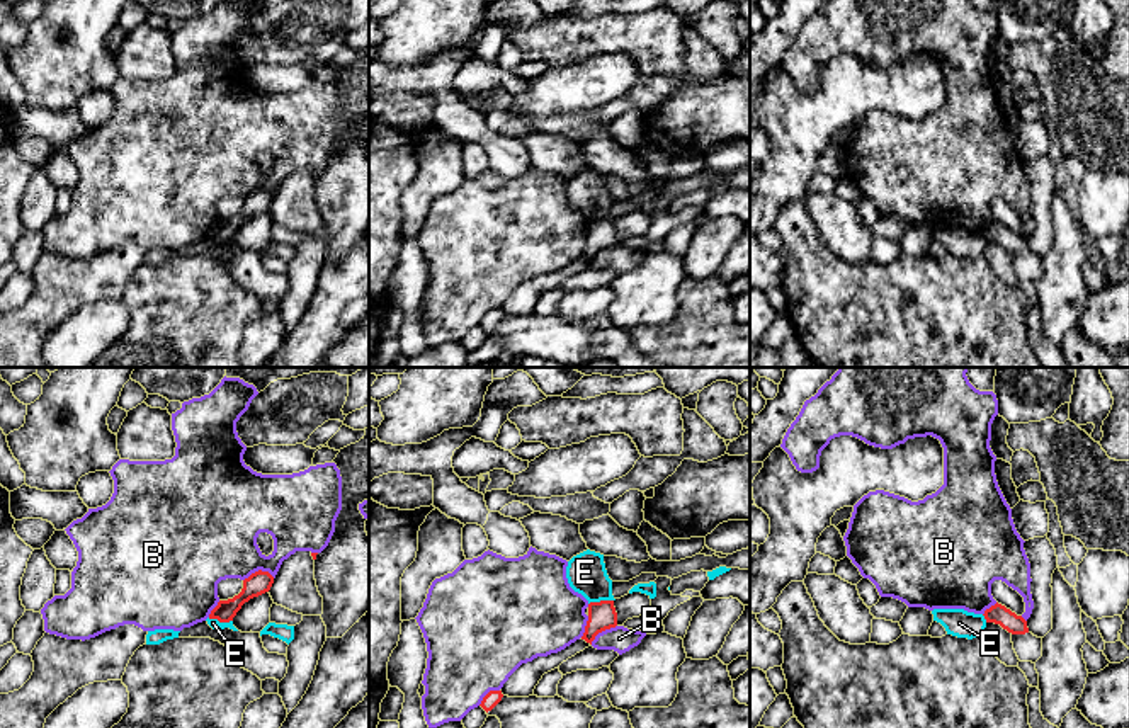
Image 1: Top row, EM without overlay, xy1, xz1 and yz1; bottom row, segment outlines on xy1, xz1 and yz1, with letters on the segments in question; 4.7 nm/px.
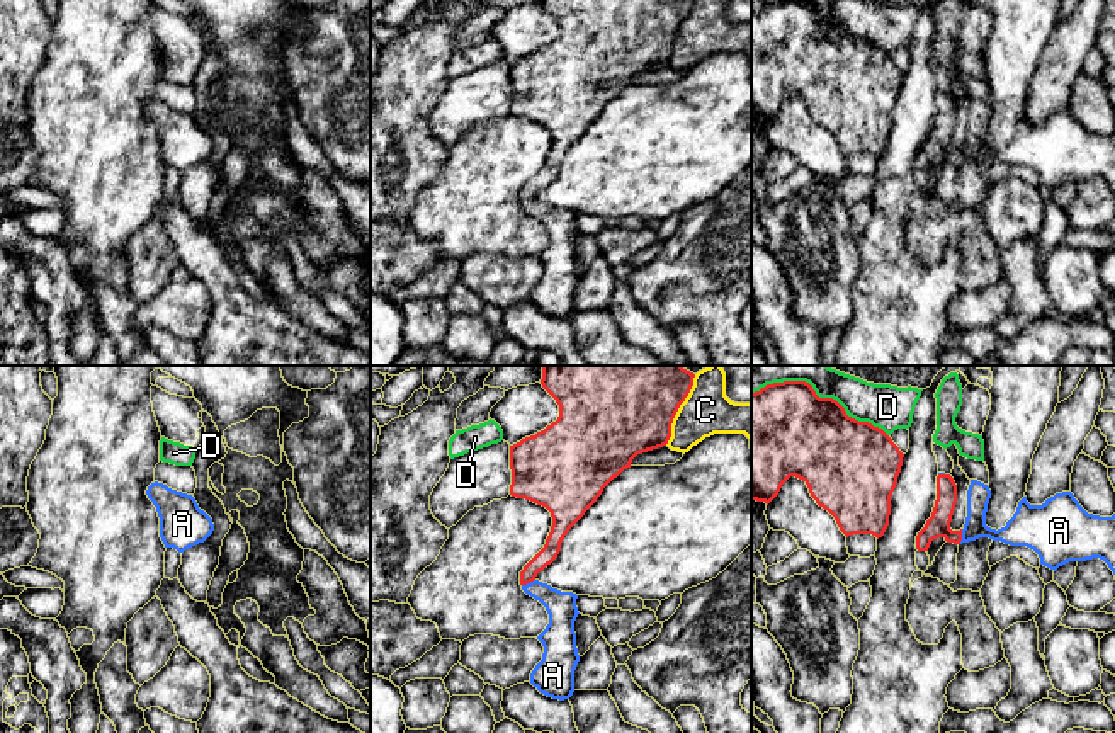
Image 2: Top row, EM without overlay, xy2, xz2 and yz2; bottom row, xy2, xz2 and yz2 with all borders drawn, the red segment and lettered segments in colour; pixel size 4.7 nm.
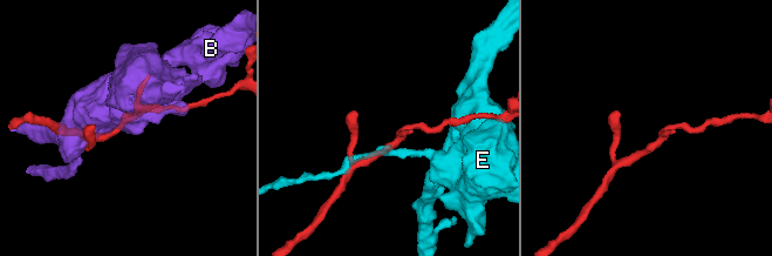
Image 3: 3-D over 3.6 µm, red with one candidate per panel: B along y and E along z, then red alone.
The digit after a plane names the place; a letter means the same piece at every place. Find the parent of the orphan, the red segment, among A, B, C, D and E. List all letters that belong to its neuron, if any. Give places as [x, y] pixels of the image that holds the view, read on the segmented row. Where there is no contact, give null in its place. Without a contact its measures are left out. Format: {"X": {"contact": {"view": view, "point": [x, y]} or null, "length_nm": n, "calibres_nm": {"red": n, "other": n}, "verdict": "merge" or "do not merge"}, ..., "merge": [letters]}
{"A": {"contact": {"view": "yz2", "point": [961, 536]}, "length_nm": 70, "calibres_nm": {"red": 110, "other": 110}, "verdict": "merge"}, "B": {"contact": {"view": "xy1", "point": [259, 570]}, "length_nm": 150, "calibres_nm": {"red": 110, "other": 380}, "verdict": "do not merge"}, "C": {"contact": {"view": "xz2", "point": [677, 410]}, "length_nm": 360, "calibres_nm": {"red": 500, "other": 220}, "verdict": "do not merge"}, "D": {"contact": {"view": "yz2", "point": [818, 397]}, "length_nm": 700, "calibres_nm": {"red": 440, "other": 190}, "verdict": "do not merge"}, "E": {"contact": {"view": "xz1", "point": [601, 601]}, "length_nm": 120, "calibres_nm": {"red": 130, "other": 190}, "verdict": "do not merge"}, "merge": ["A"]}

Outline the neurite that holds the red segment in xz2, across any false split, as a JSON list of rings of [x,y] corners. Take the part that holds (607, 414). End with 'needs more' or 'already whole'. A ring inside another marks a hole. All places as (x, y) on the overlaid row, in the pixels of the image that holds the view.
[[[542,366],[542,388],[559,405],[559,417],[535,435],[510,446],[510,495],[530,500],[551,512],[552,526],[544,548],[520,571],[522,590],[539,600],[549,624],[537,636],[544,646],[542,660],[530,673],[530,684],[552,699],[569,699],[574,692],[574,670],[580,662],[573,592],[561,592],[535,577],[551,565],[564,536],[597,502],[603,488],[637,454],[663,447],[671,437],[671,423],[693,386],[695,374],[682,366]]]; needs more

